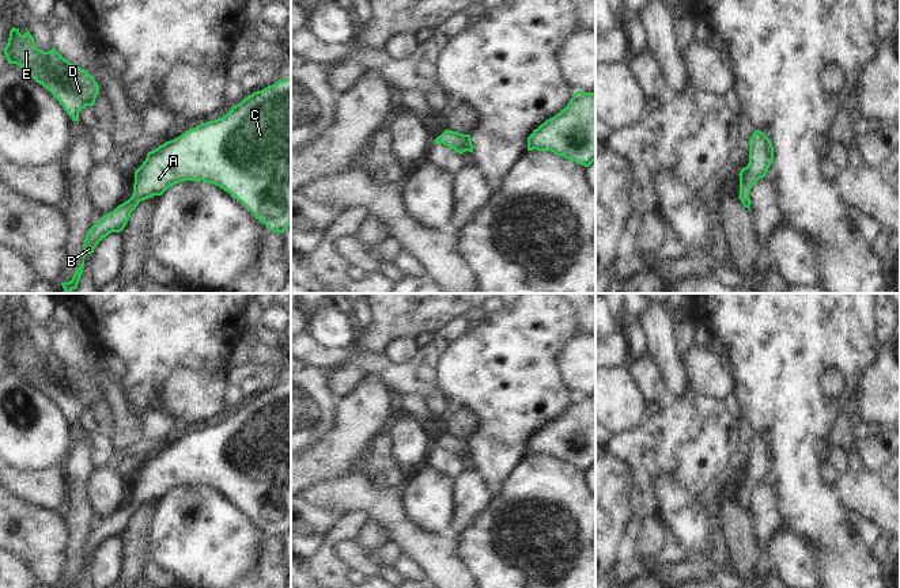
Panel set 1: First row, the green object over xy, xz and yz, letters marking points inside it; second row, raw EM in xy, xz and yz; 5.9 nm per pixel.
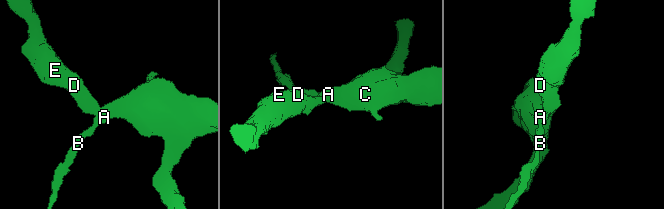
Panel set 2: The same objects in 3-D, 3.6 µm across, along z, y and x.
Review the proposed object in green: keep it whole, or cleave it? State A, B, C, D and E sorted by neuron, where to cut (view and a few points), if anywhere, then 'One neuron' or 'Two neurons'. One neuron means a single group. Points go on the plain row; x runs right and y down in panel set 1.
Groups: A B C D E. No split. One neuron

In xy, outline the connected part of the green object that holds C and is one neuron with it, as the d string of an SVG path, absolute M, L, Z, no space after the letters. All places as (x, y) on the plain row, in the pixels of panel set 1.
M291 382L285 384L279 384L275 388L268 390L261 395L253 397L252 399L245 402L241 407L232 410L231 414L224 421L218 422L215 425L208 425L193 433L189 433L179 441L166 445L165 448L159 449L156 454L148 456L143 468L135 475L132 501L124 508L118 509L113 516L103 519L102 523L88 534L86 543L83 546L83 566L76 573L72 584L61 588L79 588L84 572L86 559L94 557L97 549L109 538L121 536L125 532L131 521L131 517L136 513L140 505L144 505L154 500L162 500L170 490L184 485L194 485L194 486L204 485L207 488L213 488L222 492L224 496L230 497L232 501L241 505L262 528L268 531L268 534L283 538L291 530Z

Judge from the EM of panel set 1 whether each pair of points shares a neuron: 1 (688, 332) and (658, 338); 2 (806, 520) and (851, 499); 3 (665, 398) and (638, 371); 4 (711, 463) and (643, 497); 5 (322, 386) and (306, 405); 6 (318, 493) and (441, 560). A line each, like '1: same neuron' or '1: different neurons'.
1: different neurons
2: different neurons
3: same neuron
4: same neuron
5: same neuron
6: same neuron

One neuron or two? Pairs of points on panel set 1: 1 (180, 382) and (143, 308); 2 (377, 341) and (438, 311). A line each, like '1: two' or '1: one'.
1: two
2: one

